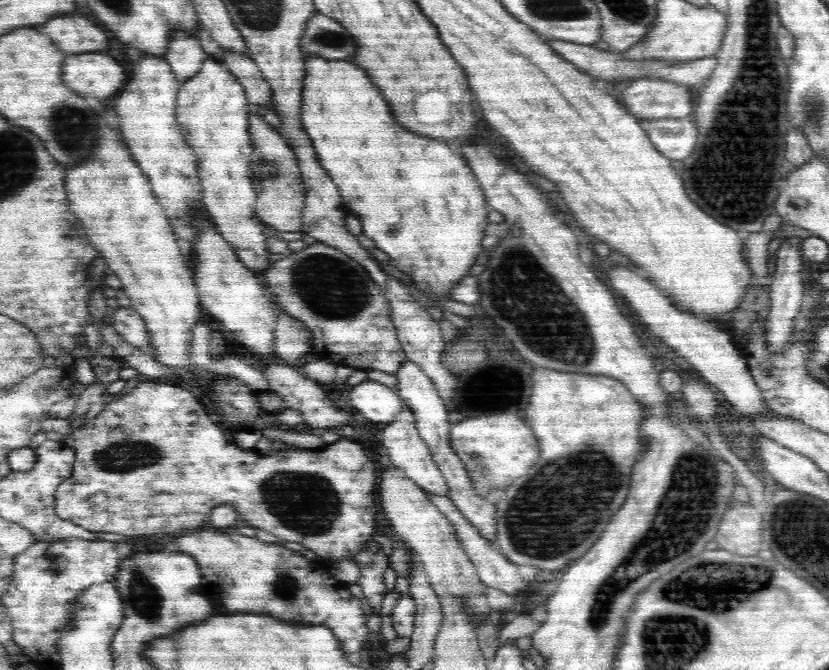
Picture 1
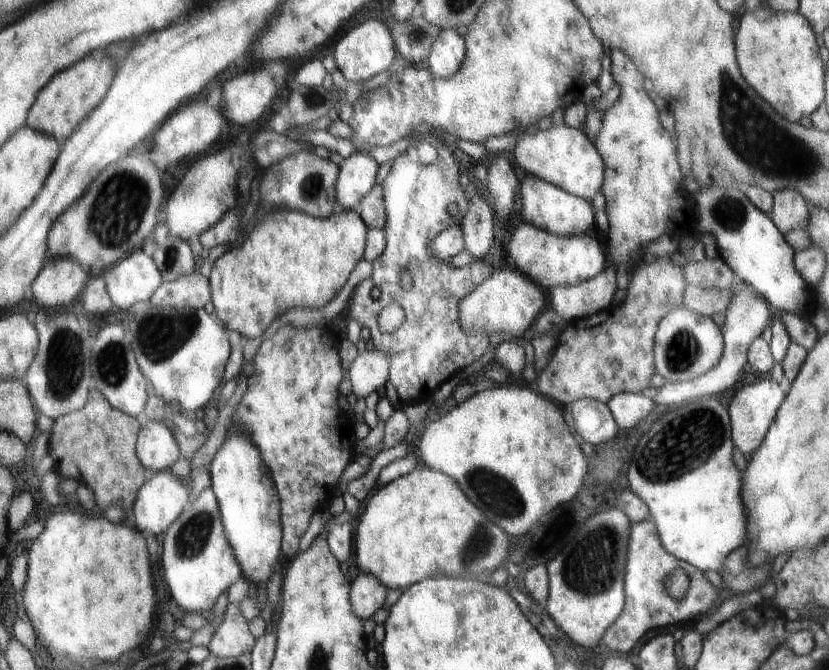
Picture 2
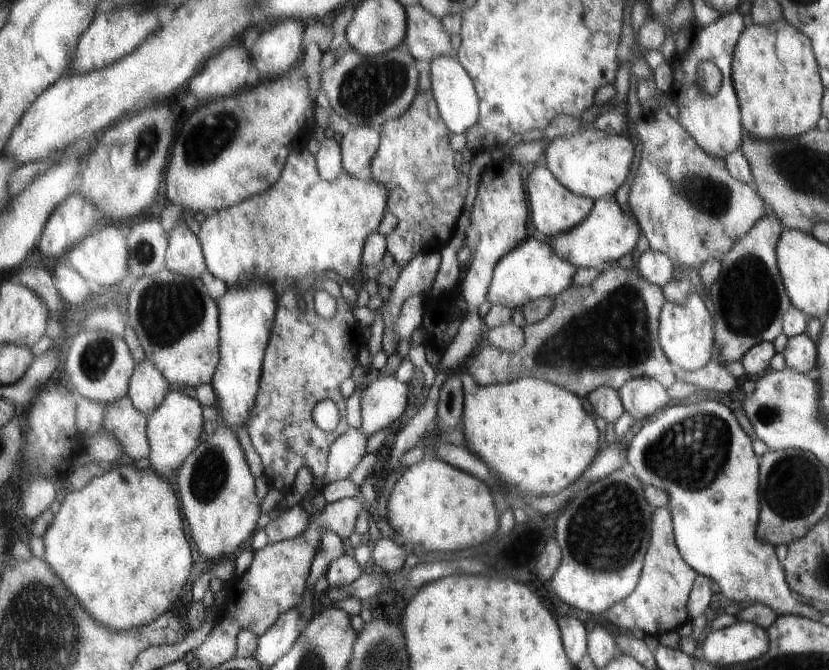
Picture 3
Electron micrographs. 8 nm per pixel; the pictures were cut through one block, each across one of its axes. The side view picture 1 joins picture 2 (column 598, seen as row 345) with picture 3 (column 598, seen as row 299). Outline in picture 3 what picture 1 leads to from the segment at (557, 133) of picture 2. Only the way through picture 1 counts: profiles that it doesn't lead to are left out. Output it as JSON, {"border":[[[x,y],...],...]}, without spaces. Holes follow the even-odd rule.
{"border":[[[592,127],[572,135],[562,135],[549,142],[544,152],[546,168],[553,172],[559,181],[570,192],[592,200],[612,197],[612,194],[626,182],[632,160],[634,160],[634,146],[626,134],[606,134]]]}

